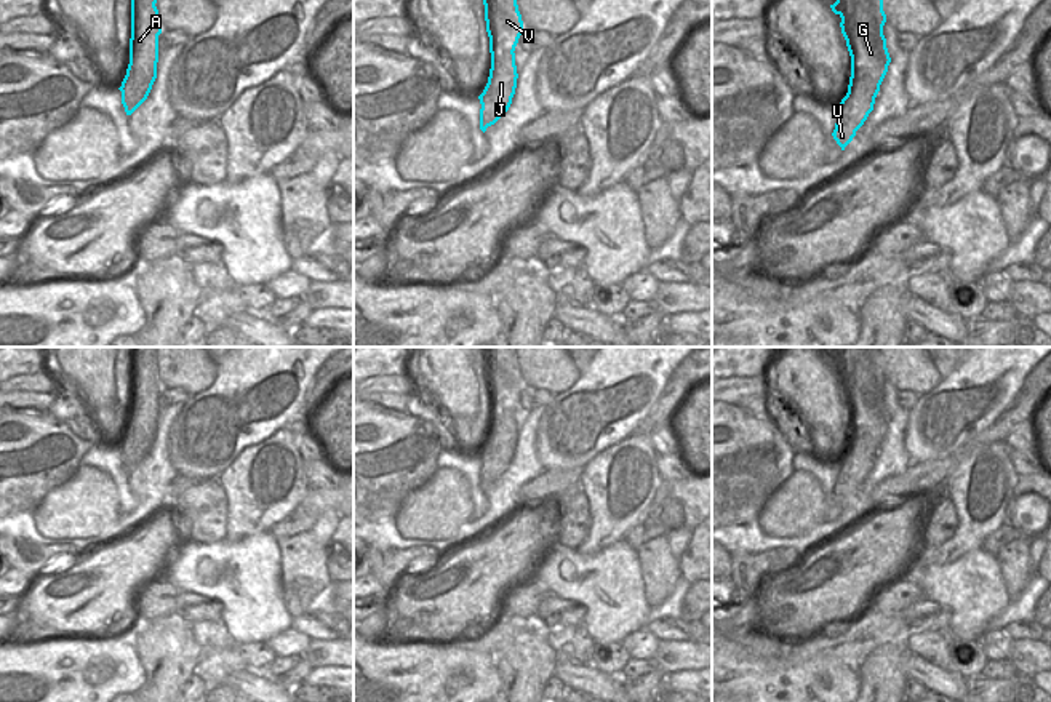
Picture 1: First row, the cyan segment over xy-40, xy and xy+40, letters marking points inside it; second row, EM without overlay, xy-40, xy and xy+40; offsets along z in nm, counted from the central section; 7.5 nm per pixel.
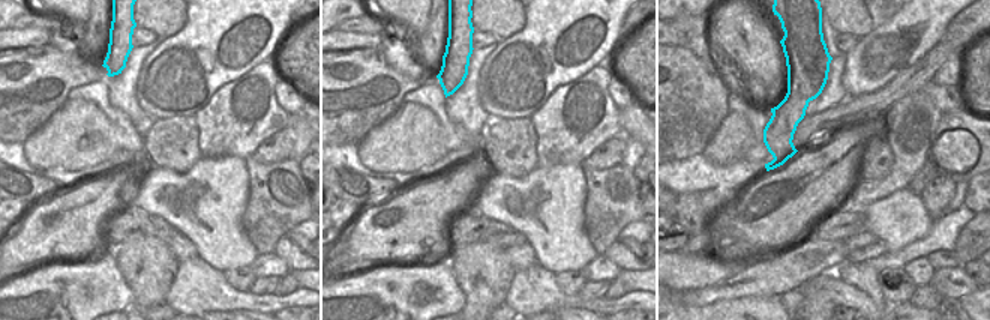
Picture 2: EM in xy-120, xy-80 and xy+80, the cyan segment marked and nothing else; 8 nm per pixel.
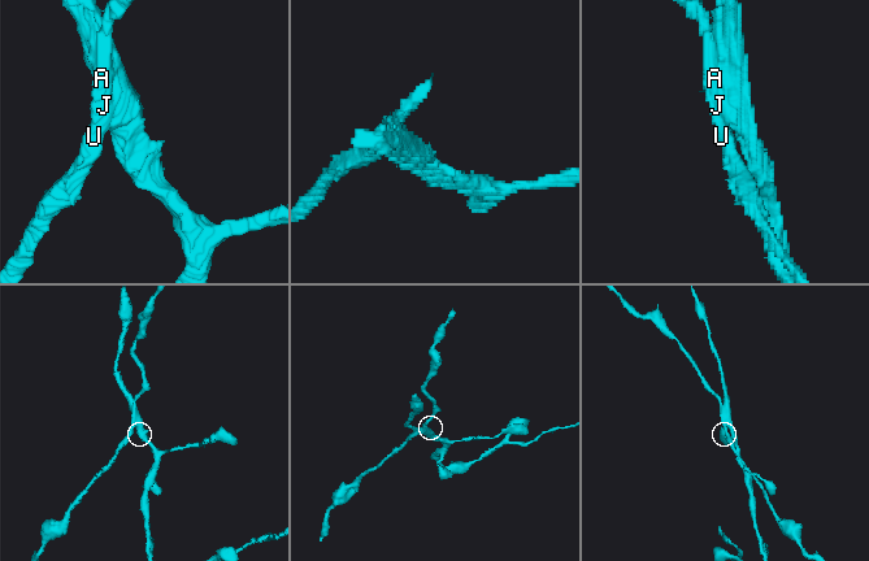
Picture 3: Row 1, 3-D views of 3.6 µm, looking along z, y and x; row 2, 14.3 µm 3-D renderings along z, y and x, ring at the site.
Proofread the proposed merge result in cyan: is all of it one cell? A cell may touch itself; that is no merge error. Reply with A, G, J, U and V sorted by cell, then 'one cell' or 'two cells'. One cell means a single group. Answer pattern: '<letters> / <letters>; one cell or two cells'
A J U / G V; two cells

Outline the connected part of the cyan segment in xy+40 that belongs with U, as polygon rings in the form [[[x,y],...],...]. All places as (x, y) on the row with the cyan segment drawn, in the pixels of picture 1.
[[[851,75],[848,93],[840,102],[840,114],[832,133],[841,150],[845,150],[856,136],[856,131],[864,125],[873,110],[873,104],[875,96],[867,88],[867,83]]]

